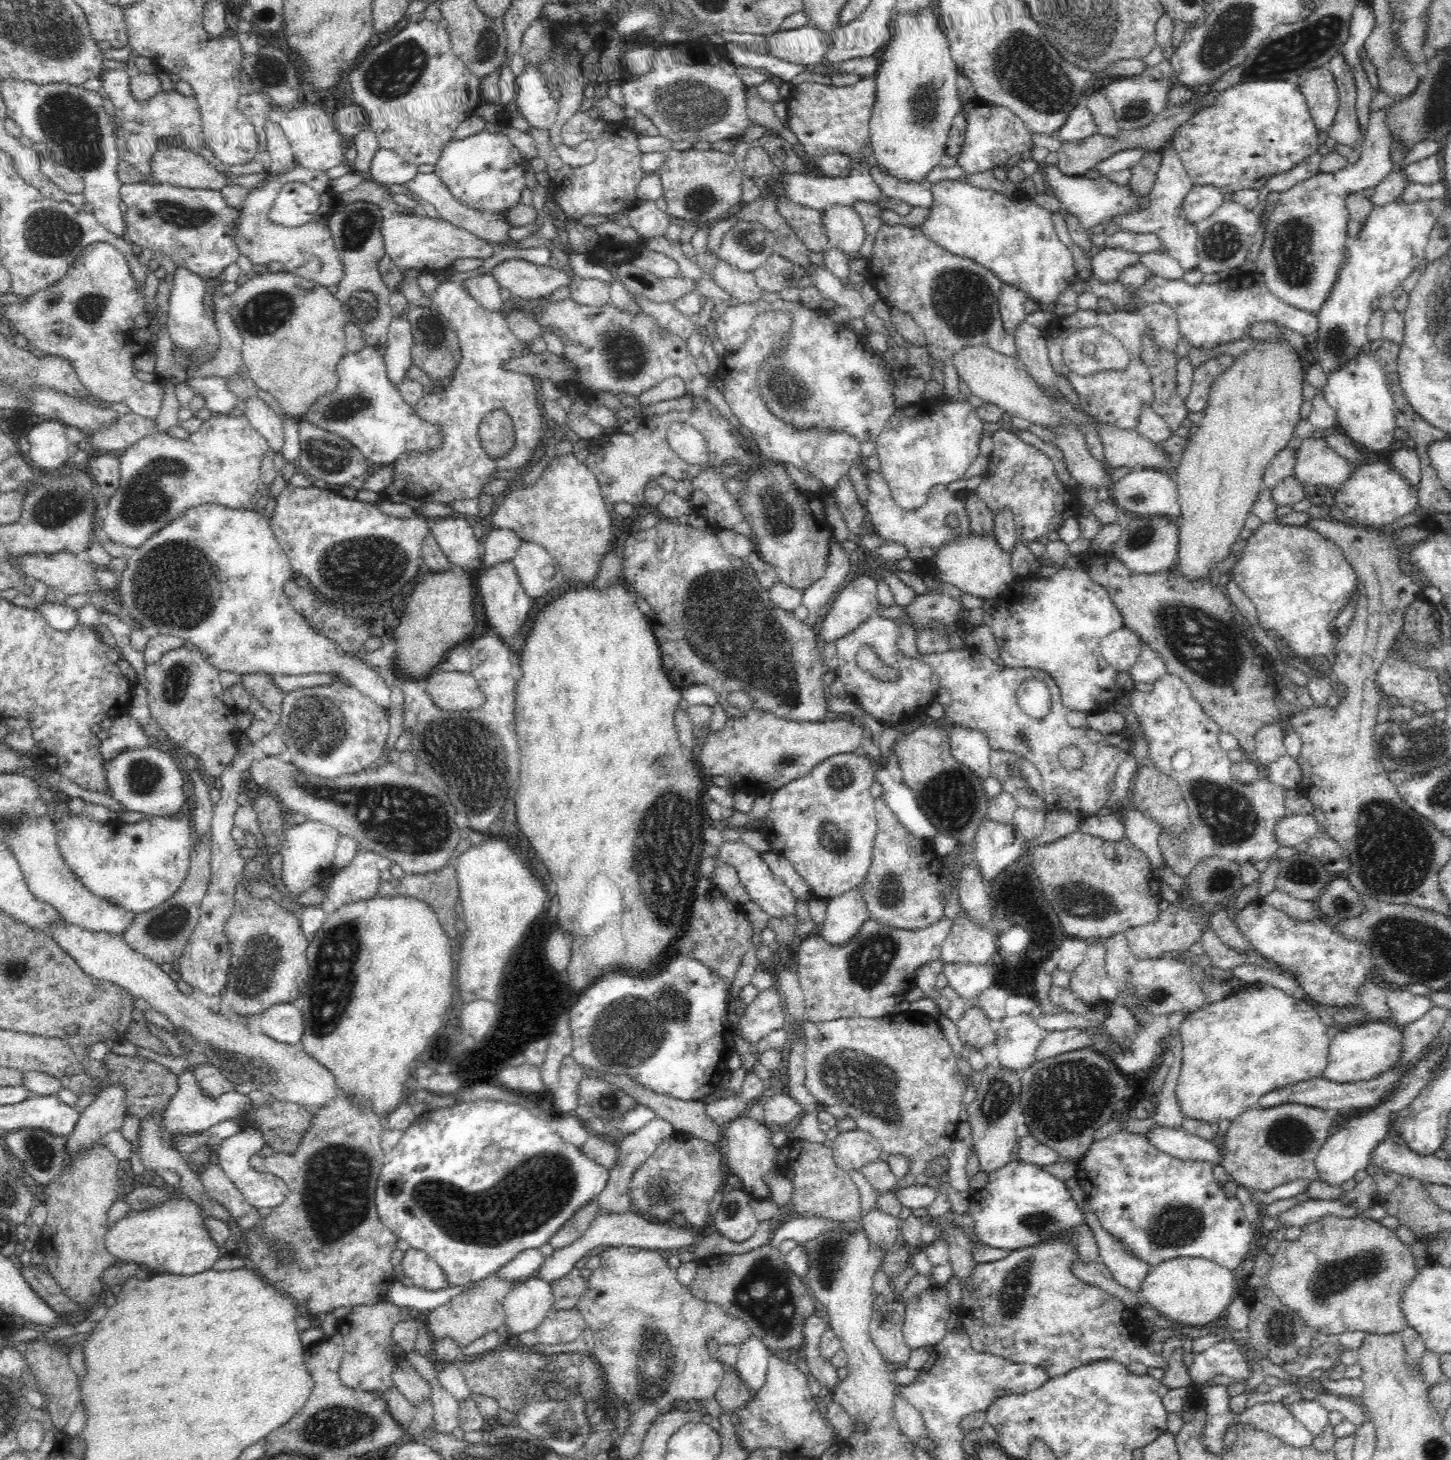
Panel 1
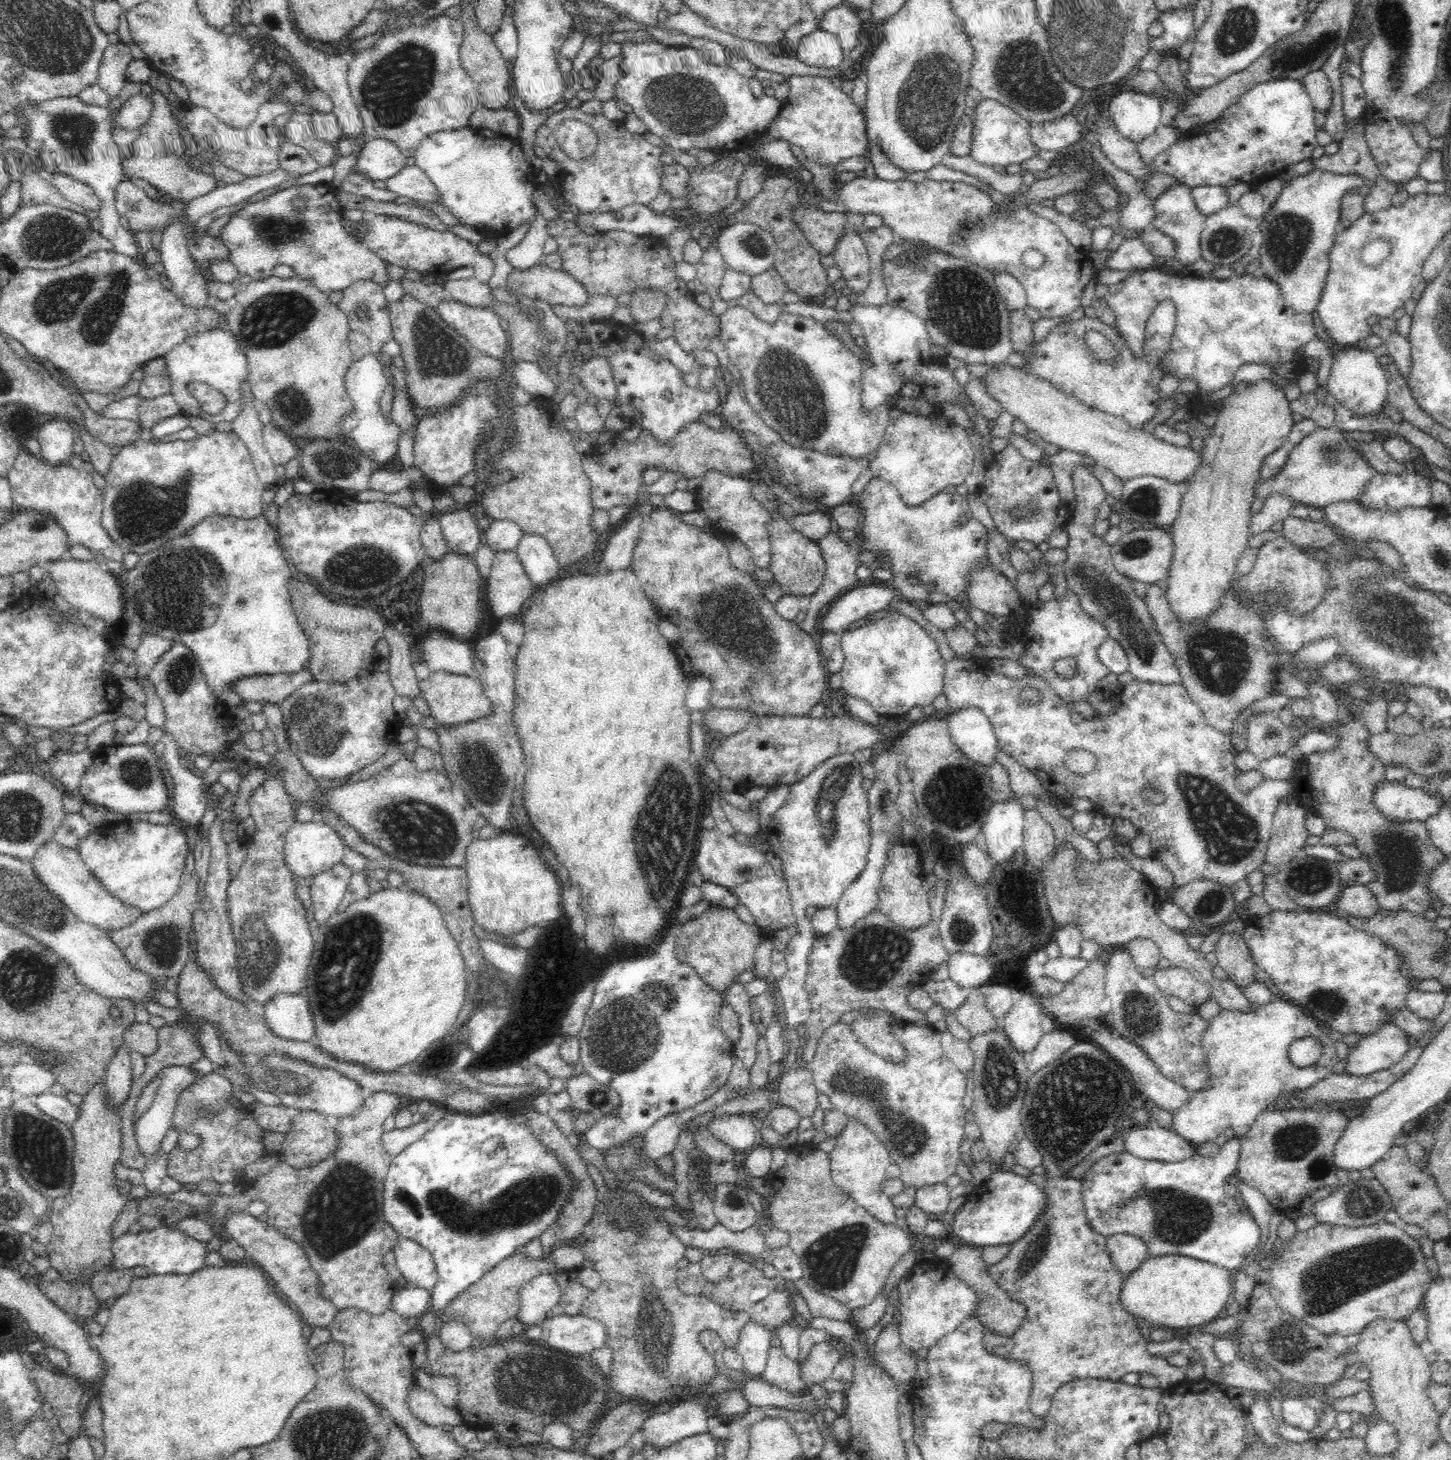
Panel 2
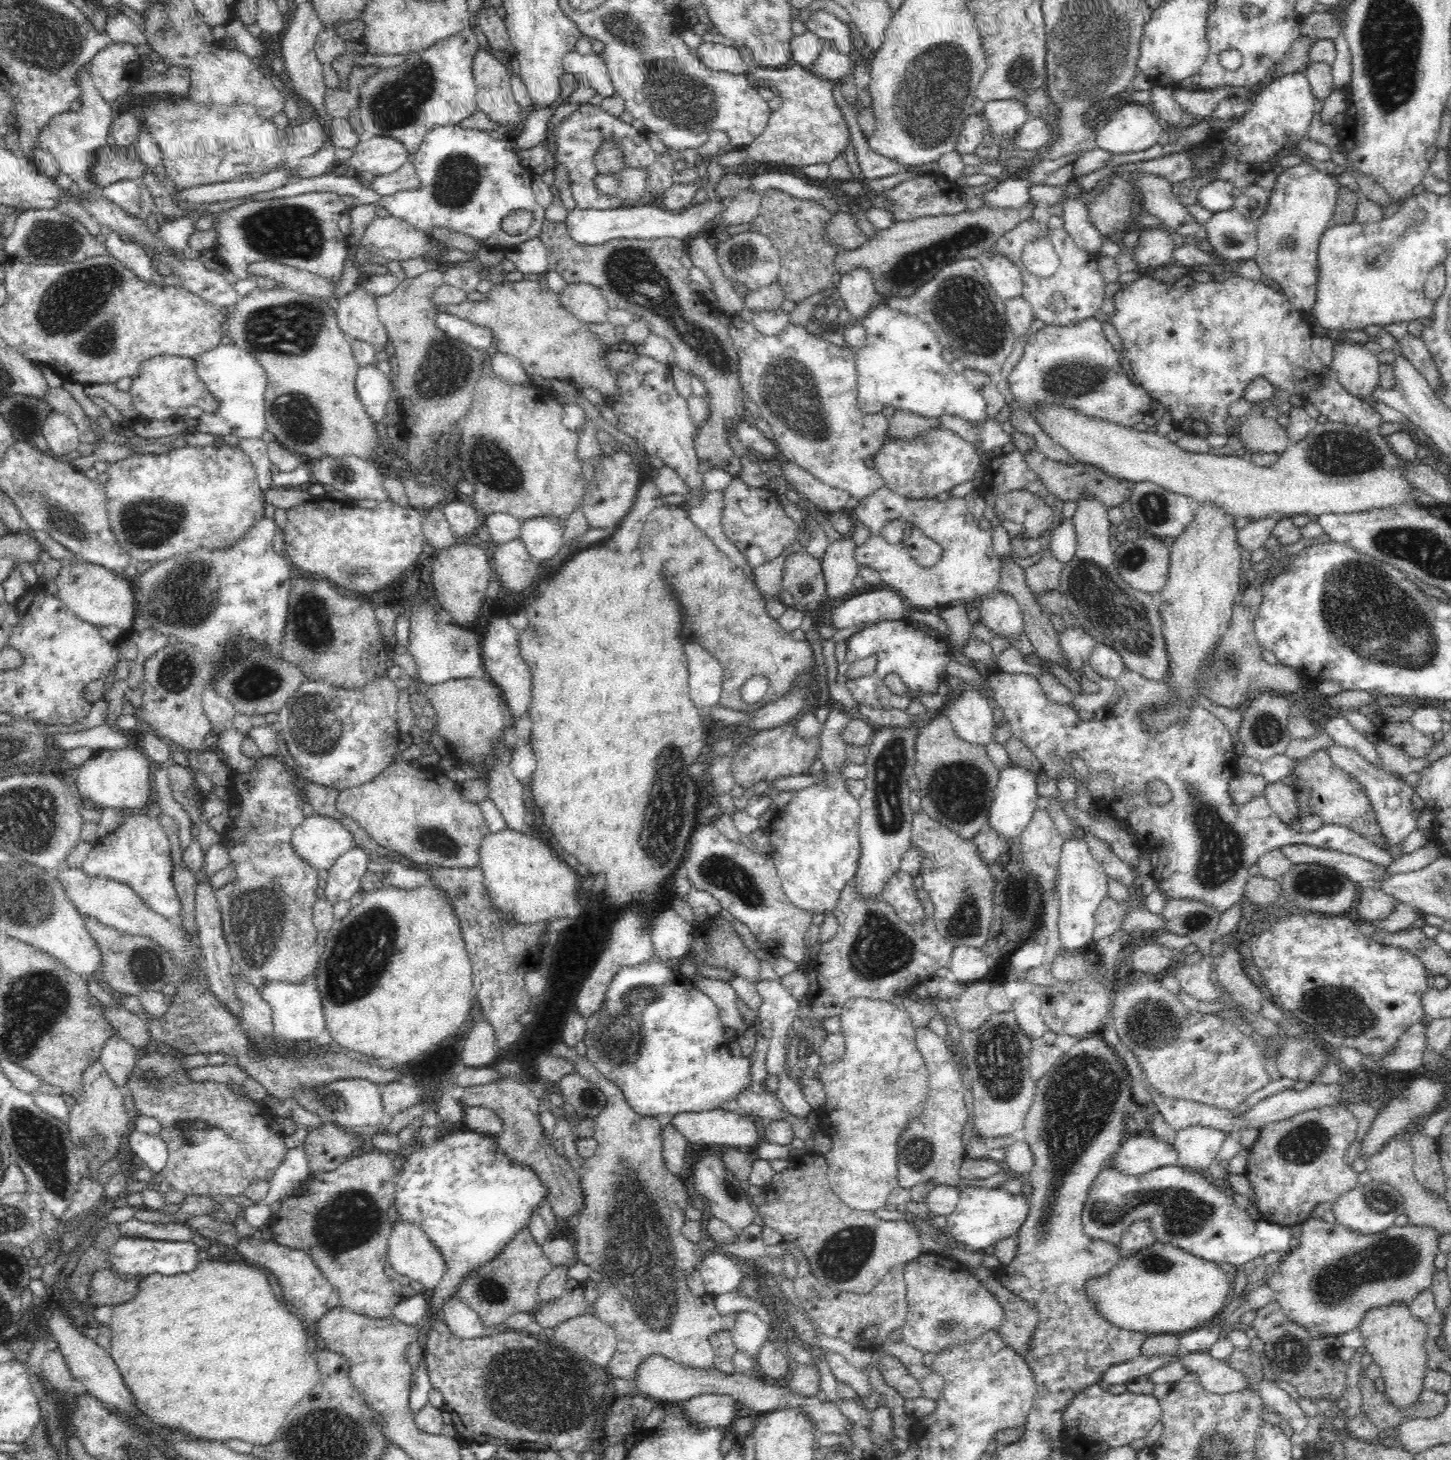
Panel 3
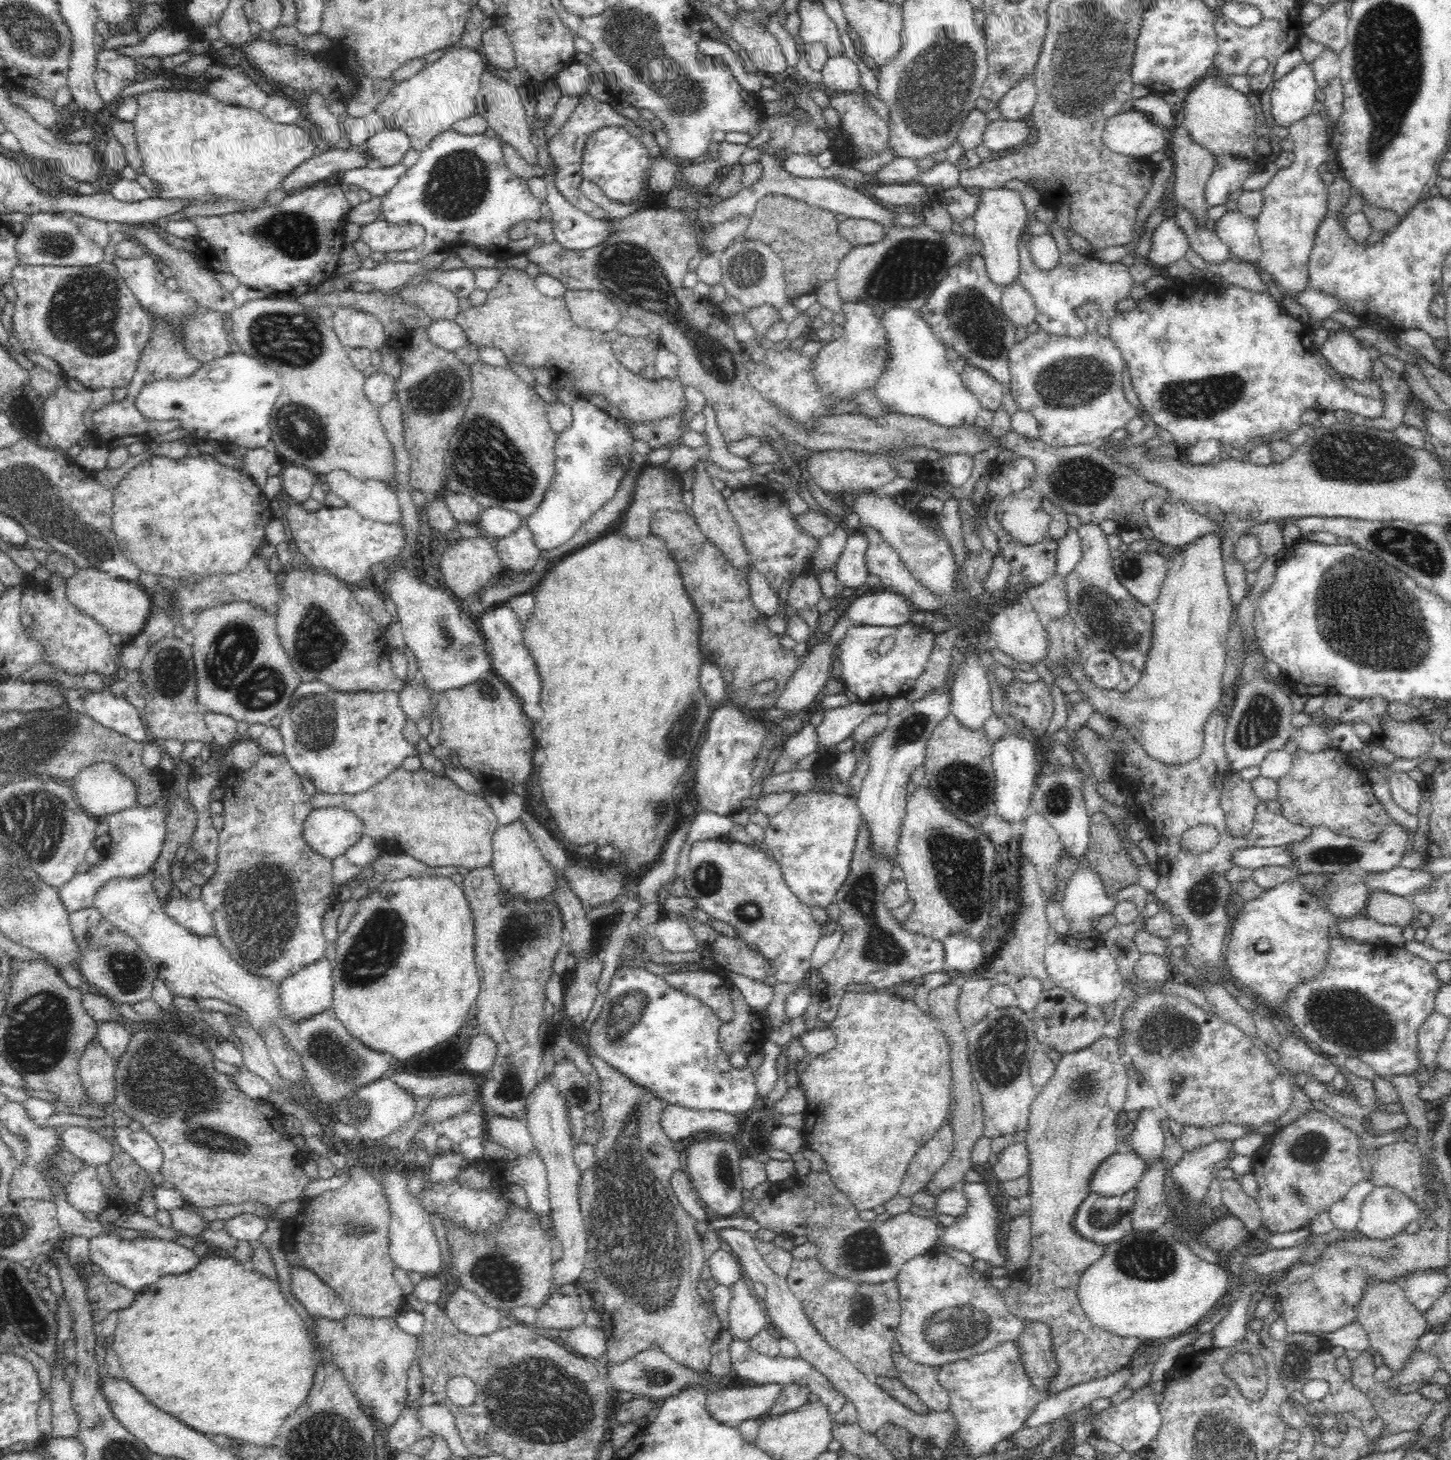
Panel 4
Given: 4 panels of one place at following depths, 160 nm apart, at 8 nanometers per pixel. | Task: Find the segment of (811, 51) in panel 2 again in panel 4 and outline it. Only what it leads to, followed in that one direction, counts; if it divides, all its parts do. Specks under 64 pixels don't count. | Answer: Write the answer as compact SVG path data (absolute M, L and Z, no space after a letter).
M845 55L838 58L829 57L822 68L823 83L833 93L852 92L863 93L864 88L860 82L860 70L856 62Z

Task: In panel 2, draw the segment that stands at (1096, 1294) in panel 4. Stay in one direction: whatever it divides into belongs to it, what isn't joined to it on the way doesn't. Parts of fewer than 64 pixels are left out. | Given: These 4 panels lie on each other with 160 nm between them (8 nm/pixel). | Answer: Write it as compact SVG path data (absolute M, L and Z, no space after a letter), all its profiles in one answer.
M1179 1254L1148 1257L1123 1280L1120 1305L1134 1319L1142 1318L1152 1327L1184 1329L1213 1322L1227 1306L1233 1272L1221 1266Z

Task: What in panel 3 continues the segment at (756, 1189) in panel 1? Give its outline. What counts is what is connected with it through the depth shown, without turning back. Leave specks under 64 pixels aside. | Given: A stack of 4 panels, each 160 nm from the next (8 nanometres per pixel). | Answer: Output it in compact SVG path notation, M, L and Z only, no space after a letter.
M719 1109L678 1114L670 1119L684 1140L694 1144L719 1144L753 1151L759 1143L754 1117Z

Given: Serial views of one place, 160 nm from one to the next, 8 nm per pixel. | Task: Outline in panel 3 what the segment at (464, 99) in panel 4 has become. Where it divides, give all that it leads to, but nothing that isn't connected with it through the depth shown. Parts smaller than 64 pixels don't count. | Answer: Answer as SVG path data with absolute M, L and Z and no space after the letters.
M471 28L438 40L420 52L408 52L404 64L380 68L357 89L357 118L366 136L386 136L397 139L411 154L420 149L428 130L438 126L458 125L479 110L477 86L472 72L472 58L478 52L478 38Z

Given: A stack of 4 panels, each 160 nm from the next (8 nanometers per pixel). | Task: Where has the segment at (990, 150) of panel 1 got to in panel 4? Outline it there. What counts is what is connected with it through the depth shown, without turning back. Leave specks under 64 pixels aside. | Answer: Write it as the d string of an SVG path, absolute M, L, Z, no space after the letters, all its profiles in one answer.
M1035 75L1018 79L1018 82L997 103L1002 118L1023 120L1031 113L1036 100Z

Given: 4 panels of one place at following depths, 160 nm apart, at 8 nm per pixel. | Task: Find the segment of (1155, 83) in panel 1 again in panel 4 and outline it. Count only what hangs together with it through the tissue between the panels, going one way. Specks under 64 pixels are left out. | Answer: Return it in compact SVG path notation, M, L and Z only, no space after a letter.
M1126 109L1105 122L1103 144L1113 153L1147 159L1158 150L1169 150L1166 130L1151 121L1149 115Z

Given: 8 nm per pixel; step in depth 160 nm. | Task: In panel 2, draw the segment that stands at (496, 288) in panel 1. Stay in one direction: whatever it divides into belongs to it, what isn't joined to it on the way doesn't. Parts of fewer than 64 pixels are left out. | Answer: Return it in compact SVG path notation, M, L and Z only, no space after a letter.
M475 277L468 280L448 280L442 285L451 294L453 300L470 306L485 308L496 300L490 293L491 288L488 284L480 282Z

